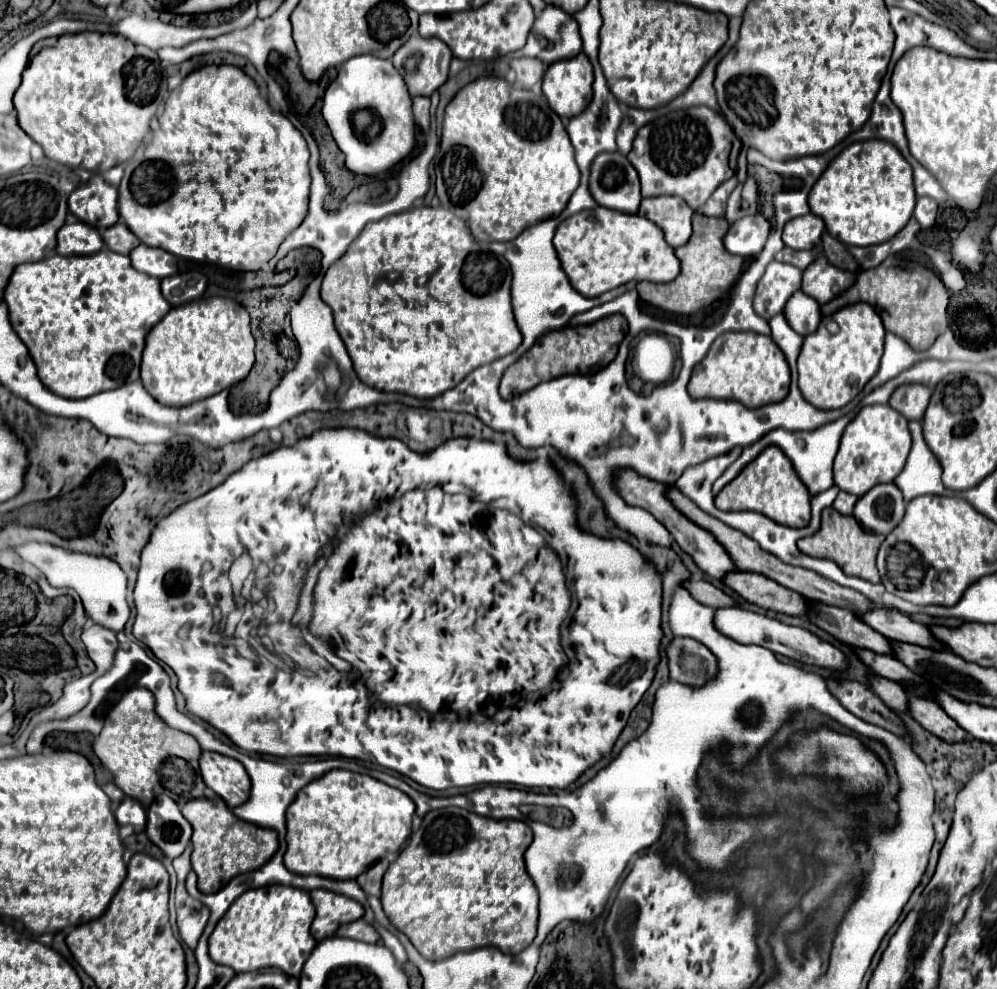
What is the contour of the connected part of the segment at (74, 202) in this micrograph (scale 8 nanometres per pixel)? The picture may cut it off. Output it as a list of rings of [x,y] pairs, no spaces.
[[[93,175],[69,195],[69,213],[95,229],[107,229],[119,221],[117,189],[101,175]]]

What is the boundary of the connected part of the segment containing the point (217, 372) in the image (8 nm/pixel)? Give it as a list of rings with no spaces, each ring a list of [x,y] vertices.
[[[227,297],[196,299],[173,307],[147,335],[141,381],[163,405],[191,405],[243,381],[255,363],[249,313]]]

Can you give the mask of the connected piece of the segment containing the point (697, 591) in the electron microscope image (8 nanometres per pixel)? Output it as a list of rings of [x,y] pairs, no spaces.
[[[697,579],[687,581],[685,589],[687,589],[697,601],[701,601],[701,603],[713,607],[713,609],[725,609],[725,607],[735,607],[735,605],[737,605],[737,601],[735,601],[731,595],[723,593],[721,589],[713,587],[713,585],[707,583],[707,581],[697,581]]]

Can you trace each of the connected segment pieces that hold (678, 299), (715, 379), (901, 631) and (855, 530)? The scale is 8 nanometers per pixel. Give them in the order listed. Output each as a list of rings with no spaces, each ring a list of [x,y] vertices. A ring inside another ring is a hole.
[[[695,213],[693,215],[693,235],[689,243],[675,249],[675,255],[681,257],[681,275],[667,285],[651,285],[649,281],[637,283],[639,297],[655,307],[681,313],[681,315],[691,315],[699,311],[701,307],[711,305],[715,299],[719,299],[727,289],[731,289],[737,283],[741,275],[741,267],[743,267],[743,257],[731,255],[723,247],[723,237],[727,229],[729,229],[729,223],[725,219]]]
[[[725,333],[712,344],[707,357],[693,369],[689,395],[693,399],[733,399],[747,407],[777,403],[789,393],[789,365],[771,337],[757,333]]]
[[[873,609],[861,617],[869,627],[879,631],[891,641],[899,643],[917,643],[919,647],[933,647],[933,649],[947,649],[941,641],[937,641],[927,625],[915,623],[909,617],[895,613],[895,611],[879,611]]]
[[[827,507],[821,515],[821,529],[811,537],[801,539],[797,543],[797,547],[805,555],[835,561],[843,569],[845,575],[853,575],[853,577],[861,577],[871,583],[879,583],[881,577],[875,567],[875,557],[877,557],[877,551],[879,551],[879,545],[883,543],[883,539],[885,539],[883,535],[875,535],[875,533],[861,529],[861,525],[855,521],[855,517],[839,515],[833,507]]]

